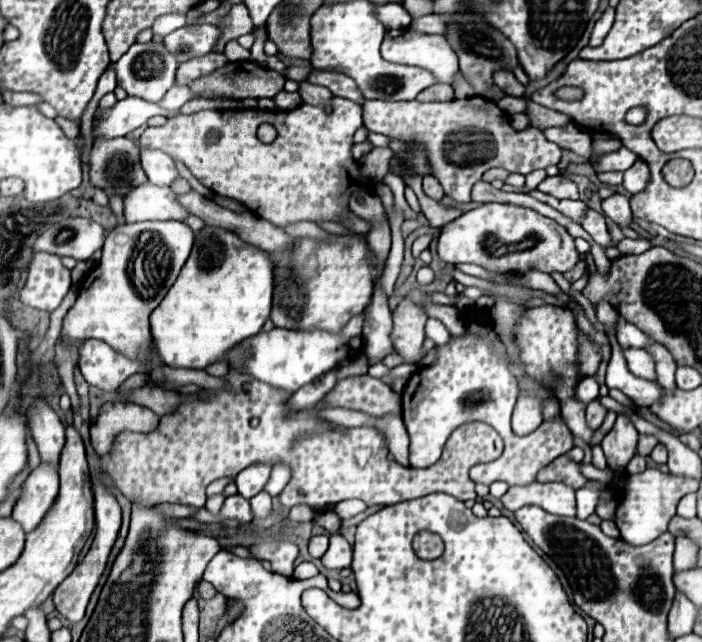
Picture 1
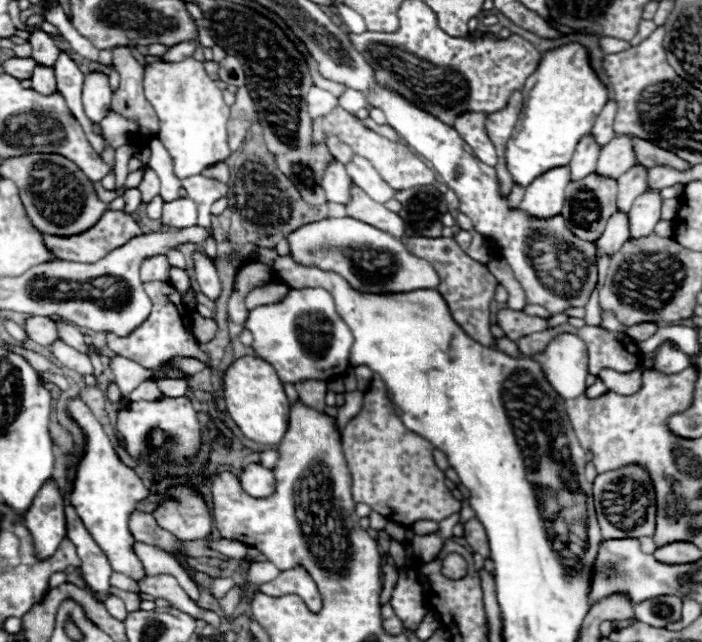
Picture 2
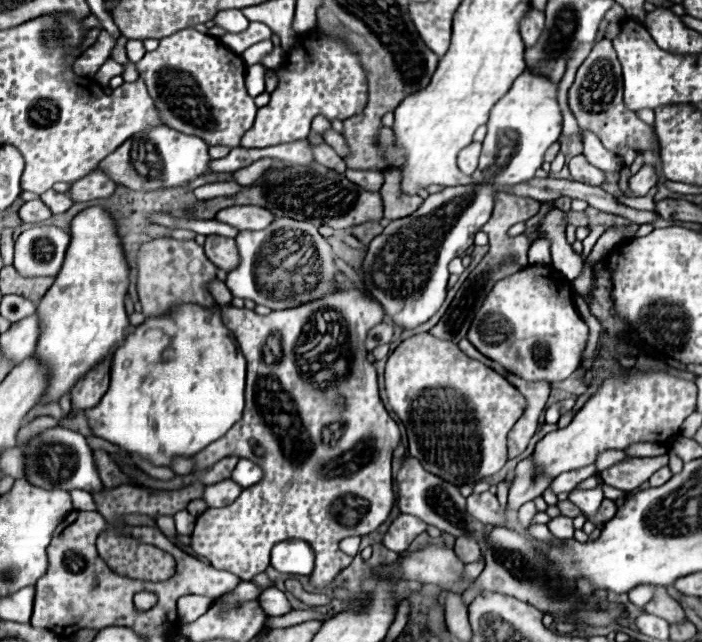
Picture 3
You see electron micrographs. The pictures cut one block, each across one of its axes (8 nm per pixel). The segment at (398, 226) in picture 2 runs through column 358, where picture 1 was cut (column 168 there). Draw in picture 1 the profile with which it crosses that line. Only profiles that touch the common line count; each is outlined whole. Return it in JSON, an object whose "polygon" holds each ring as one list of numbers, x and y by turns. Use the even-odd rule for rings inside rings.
{"polygon":[[150,182,134,188,124,198,126,222,154,222,154,220,178,220,184,222,190,212,178,202,170,188,158,188]]}

